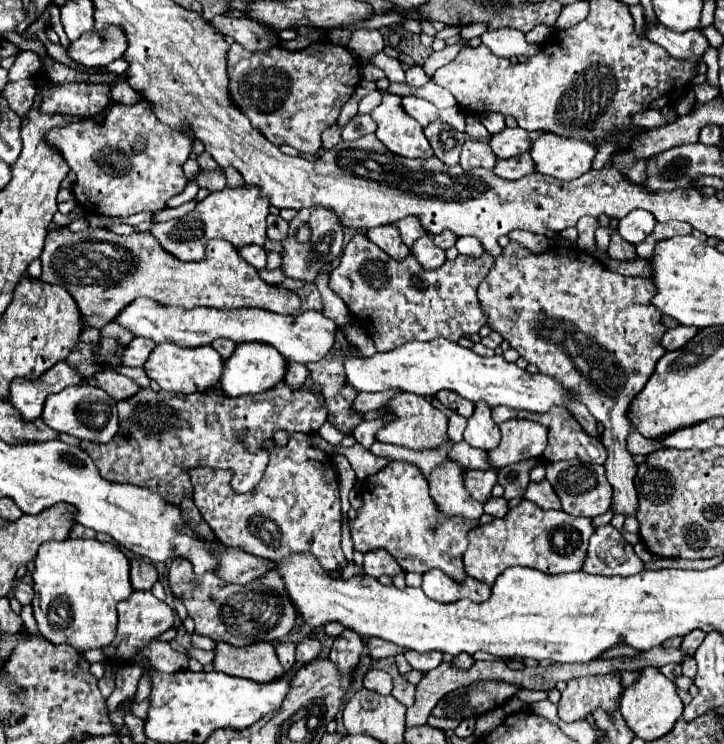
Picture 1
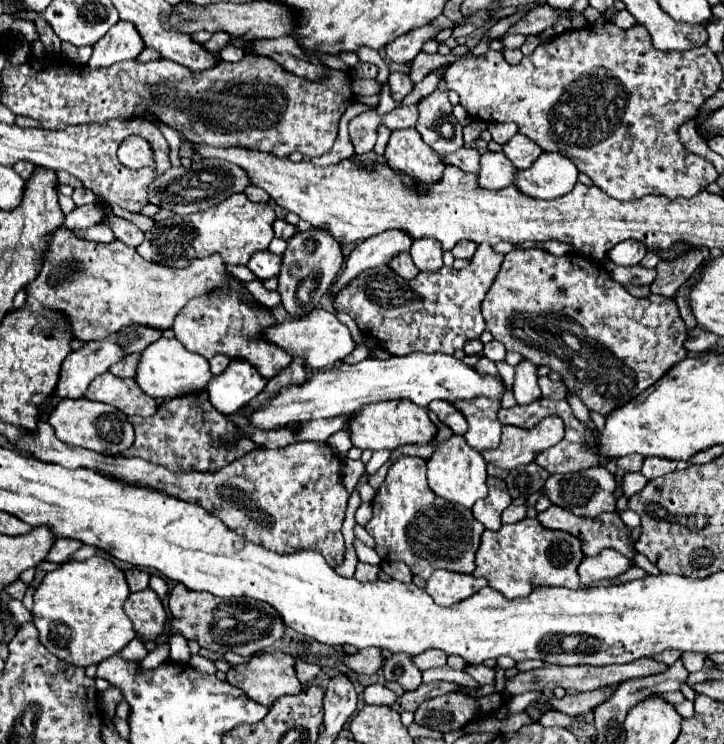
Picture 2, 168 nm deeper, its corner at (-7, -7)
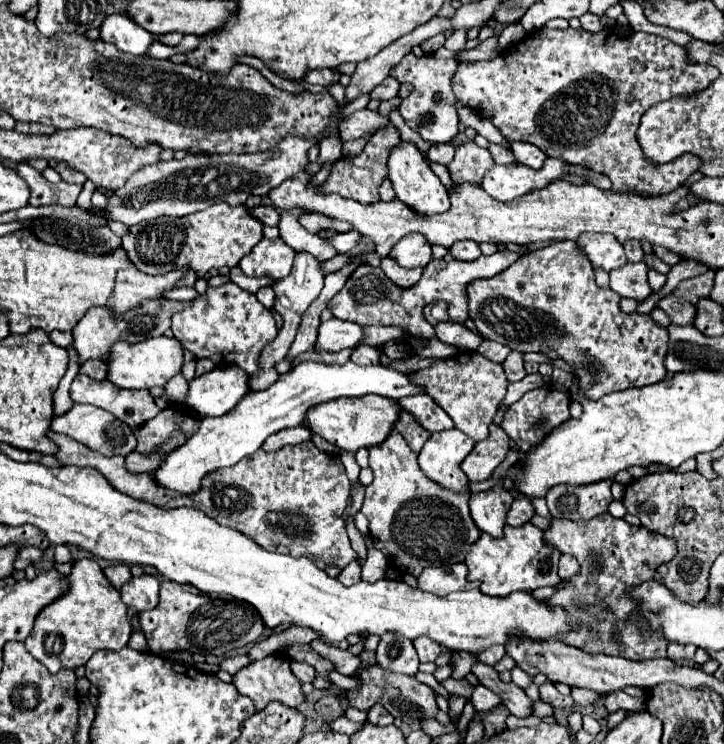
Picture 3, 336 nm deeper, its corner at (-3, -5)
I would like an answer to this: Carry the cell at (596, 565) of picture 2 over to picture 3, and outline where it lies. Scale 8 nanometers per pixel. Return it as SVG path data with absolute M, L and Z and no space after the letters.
M563 555L559 561L559 577L561 579L571 579L579 573L579 563L575 557L571 555Z

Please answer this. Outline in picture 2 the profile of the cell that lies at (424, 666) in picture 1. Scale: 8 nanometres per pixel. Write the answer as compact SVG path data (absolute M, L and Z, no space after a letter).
M427 649L421 655L415 655L413 659L421 671L431 669L431 667L443 667L447 663L447 655L439 649Z

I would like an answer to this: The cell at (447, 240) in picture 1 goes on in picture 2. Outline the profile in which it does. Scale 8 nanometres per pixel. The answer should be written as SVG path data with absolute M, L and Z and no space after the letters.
M463 241L463 243L457 243L457 245L453 247L451 253L453 253L457 259L471 259L473 253L475 253L475 249L477 249L475 243L471 243L471 241Z

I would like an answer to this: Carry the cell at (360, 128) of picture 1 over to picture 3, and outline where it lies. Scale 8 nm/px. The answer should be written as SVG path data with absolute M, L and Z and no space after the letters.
M363 109L363 111L355 111L351 117L347 117L341 125L339 125L339 133L343 141L355 141L359 137L365 135L373 135L385 127L389 127L389 117L371 111L371 109Z

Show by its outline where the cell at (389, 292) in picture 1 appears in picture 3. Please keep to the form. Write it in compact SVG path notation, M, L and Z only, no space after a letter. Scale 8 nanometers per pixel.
M507 251L507 253L493 253L493 255L481 255L475 261L435 261L431 259L429 265L423 269L423 277L413 285L411 289L399 289L391 279L381 271L381 267L361 265L347 281L347 285L329 301L329 309L333 317L343 321L355 321L357 325L371 327L371 325L401 325L407 335L401 337L401 341L411 347L413 351L417 347L427 347L429 339L435 337L435 327L425 319L423 309L429 303L435 301L447 301L449 305L449 319L457 323L465 323L469 319L469 297L467 297L467 285L475 279L487 279L503 269L507 269L515 259L519 259L519 253Z

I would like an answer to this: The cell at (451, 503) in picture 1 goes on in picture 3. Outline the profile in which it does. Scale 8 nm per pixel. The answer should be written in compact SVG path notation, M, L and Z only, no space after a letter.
M459 429L433 433L419 453L421 471L453 493L471 493L469 479L461 471L461 461L471 453L475 441Z

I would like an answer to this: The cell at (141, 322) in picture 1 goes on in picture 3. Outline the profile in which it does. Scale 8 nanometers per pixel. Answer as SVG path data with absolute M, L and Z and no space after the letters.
M329 319L319 325L319 337L315 349L319 351L341 351L347 347L359 345L363 337L363 329L357 323Z

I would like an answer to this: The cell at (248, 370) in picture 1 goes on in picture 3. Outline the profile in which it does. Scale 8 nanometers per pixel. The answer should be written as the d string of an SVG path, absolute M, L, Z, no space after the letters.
M221 365L189 383L185 405L201 417L225 415L249 393L249 375L237 365Z

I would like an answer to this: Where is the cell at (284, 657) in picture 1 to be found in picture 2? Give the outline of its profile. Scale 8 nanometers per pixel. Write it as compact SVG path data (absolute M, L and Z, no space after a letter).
M297 659L297 663L295 663L295 671L297 671L297 677L299 677L299 681L307 687L309 683L313 683L315 681L315 677L319 675L319 667L317 665L313 665L313 663L305 663L305 661L301 661L301 659Z

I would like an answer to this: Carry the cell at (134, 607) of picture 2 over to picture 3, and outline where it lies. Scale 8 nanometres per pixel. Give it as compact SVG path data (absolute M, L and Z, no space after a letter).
M151 575L133 577L129 583L121 587L121 601L137 611L153 609L157 605L157 597L159 597L159 581Z

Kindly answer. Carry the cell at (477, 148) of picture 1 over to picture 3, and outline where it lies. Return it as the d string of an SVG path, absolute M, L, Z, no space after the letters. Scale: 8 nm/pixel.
M433 145L429 151L427 151L427 157L429 161L433 163L441 163L441 165L449 165L455 157L455 147L451 145Z

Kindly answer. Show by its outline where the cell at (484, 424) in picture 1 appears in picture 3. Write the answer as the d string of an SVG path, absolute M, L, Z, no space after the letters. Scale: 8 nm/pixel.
M463 351L427 369L411 373L411 379L425 387L427 395L431 395L445 409L459 431L469 435L473 441L483 441L489 437L489 425L493 423L507 389L507 379L499 363L489 361L477 351Z

